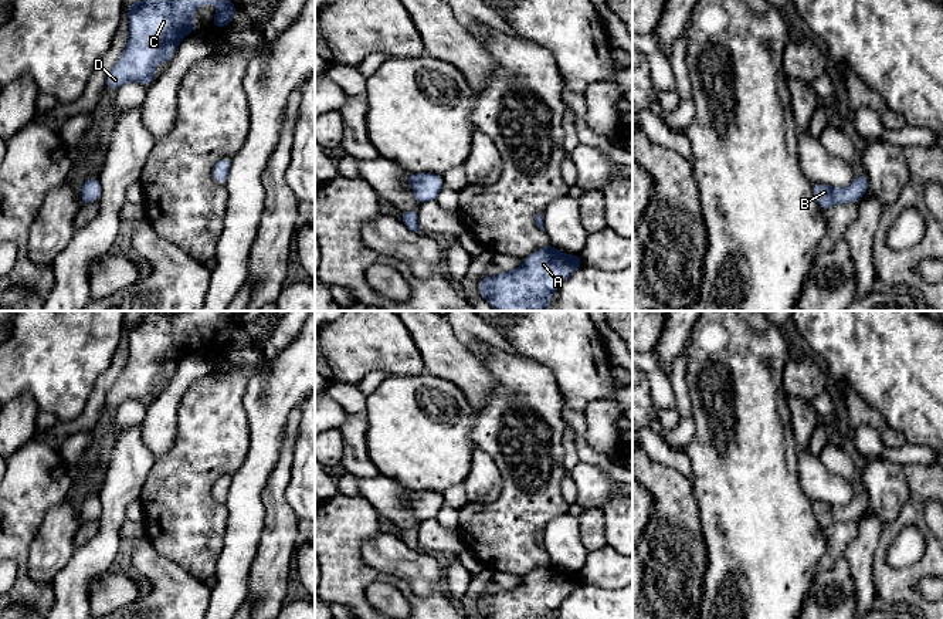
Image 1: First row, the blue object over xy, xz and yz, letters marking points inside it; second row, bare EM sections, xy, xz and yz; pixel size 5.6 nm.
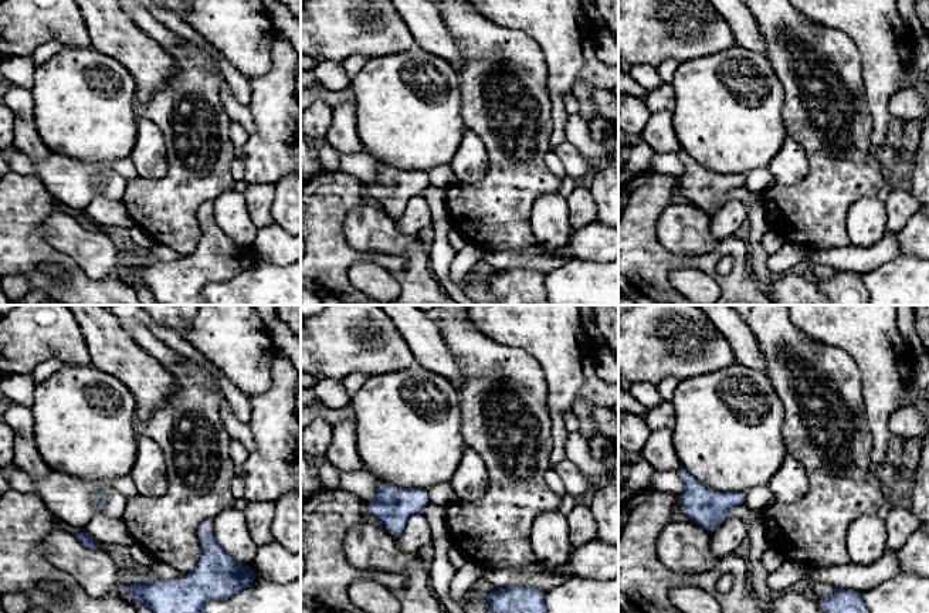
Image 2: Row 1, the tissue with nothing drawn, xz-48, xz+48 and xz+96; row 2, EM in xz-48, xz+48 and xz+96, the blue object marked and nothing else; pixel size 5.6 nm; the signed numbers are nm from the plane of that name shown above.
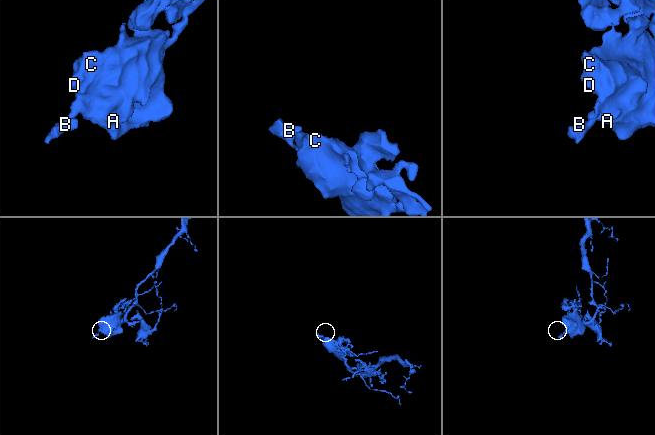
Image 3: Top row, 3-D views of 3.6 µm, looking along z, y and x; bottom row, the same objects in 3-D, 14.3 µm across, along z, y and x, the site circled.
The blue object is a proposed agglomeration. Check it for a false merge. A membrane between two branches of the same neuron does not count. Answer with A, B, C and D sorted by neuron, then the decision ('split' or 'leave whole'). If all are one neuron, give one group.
groups A B C D; leave whole

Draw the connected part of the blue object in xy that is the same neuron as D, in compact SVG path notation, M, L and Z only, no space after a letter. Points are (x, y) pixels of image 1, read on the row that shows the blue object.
M140 0L129 3L126 14L129 18L128 44L121 57L106 75L106 87L118 89L125 82L140 82L152 87L155 82L155 64L162 61L170 64L179 43L194 30L194 13L197 6L216 3L218 6L213 16L216 28L228 27L238 9L231 0Z

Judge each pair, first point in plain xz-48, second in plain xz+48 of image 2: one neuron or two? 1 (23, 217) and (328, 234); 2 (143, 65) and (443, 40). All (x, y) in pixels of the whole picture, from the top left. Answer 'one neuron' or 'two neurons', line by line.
1: one neuron
2: one neuron

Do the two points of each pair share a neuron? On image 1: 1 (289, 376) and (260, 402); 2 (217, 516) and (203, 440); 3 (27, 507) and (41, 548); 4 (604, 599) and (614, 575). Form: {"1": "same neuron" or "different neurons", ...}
{"1": "same neuron", "2": "same neuron", "3": "different neurons", "4": "different neurons"}

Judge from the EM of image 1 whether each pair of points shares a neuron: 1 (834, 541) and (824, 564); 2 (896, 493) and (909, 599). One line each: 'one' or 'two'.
1: one
2: two

